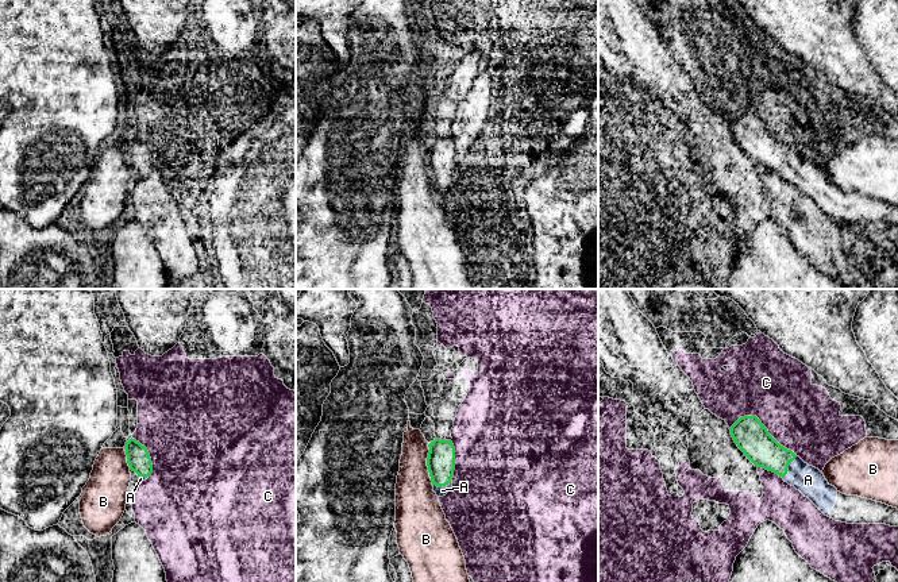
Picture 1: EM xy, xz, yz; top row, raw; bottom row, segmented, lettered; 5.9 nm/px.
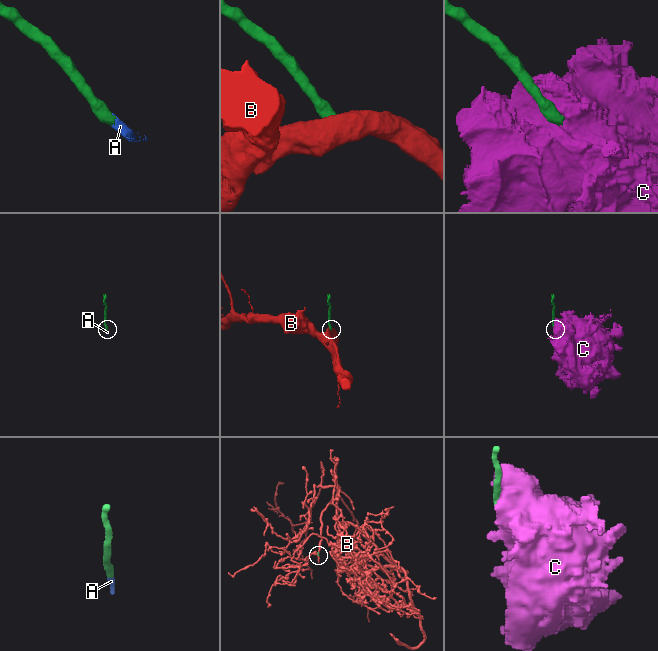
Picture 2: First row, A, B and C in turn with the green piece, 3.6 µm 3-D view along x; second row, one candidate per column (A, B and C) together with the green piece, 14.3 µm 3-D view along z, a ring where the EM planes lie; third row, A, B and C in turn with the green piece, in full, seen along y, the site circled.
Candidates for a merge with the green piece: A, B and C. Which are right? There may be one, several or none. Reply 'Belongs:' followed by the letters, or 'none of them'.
Belongs: A

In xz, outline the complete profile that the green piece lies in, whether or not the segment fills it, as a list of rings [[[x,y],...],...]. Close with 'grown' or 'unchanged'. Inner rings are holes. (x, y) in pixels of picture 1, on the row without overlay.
[[[435,136],[428,142],[427,163],[438,194],[446,193],[452,185],[455,167],[455,144],[451,138]]] | grown

